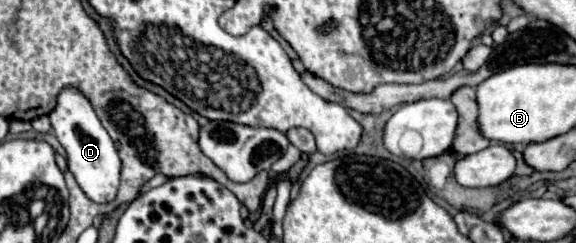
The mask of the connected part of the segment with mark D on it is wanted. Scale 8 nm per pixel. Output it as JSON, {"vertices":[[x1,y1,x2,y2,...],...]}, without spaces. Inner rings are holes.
{"vertices":[[64,87,60,95,56,97,56,107,50,111,50,123,52,129,66,149,68,157,68,169,74,173,80,189,86,193,88,199,94,203,108,203,116,199,118,185,120,185,120,157,116,153,116,147,102,127,98,115,92,109,92,103,80,93,78,87]]}

